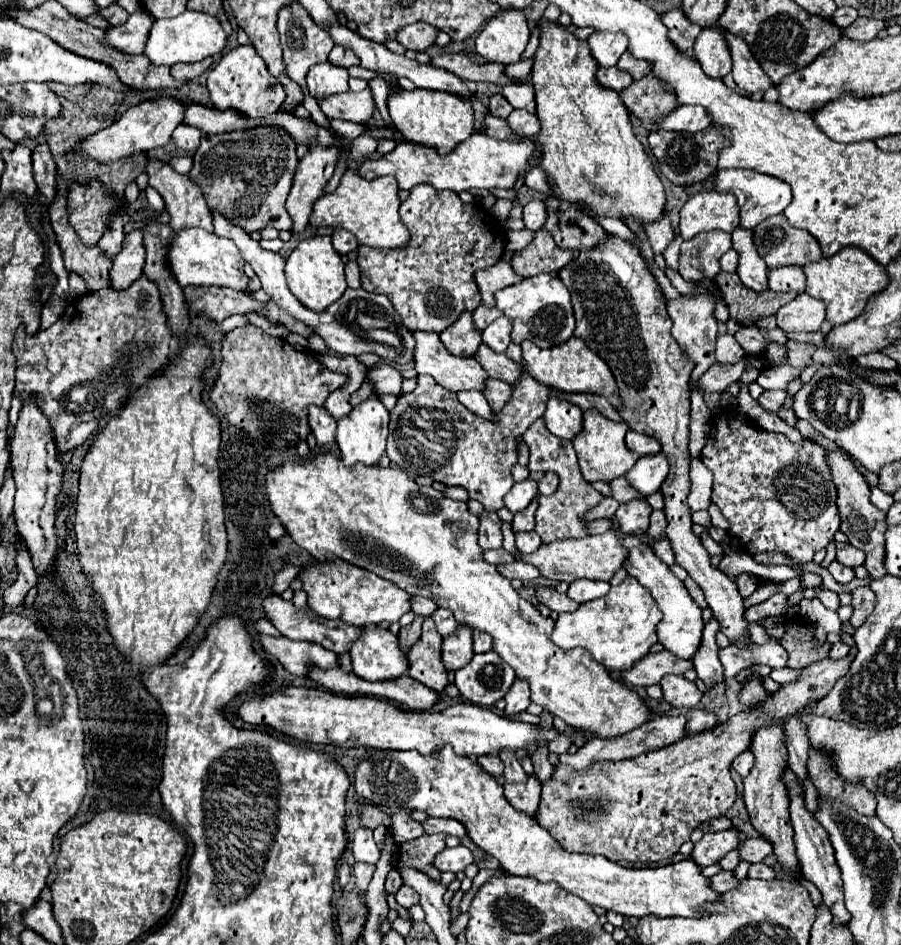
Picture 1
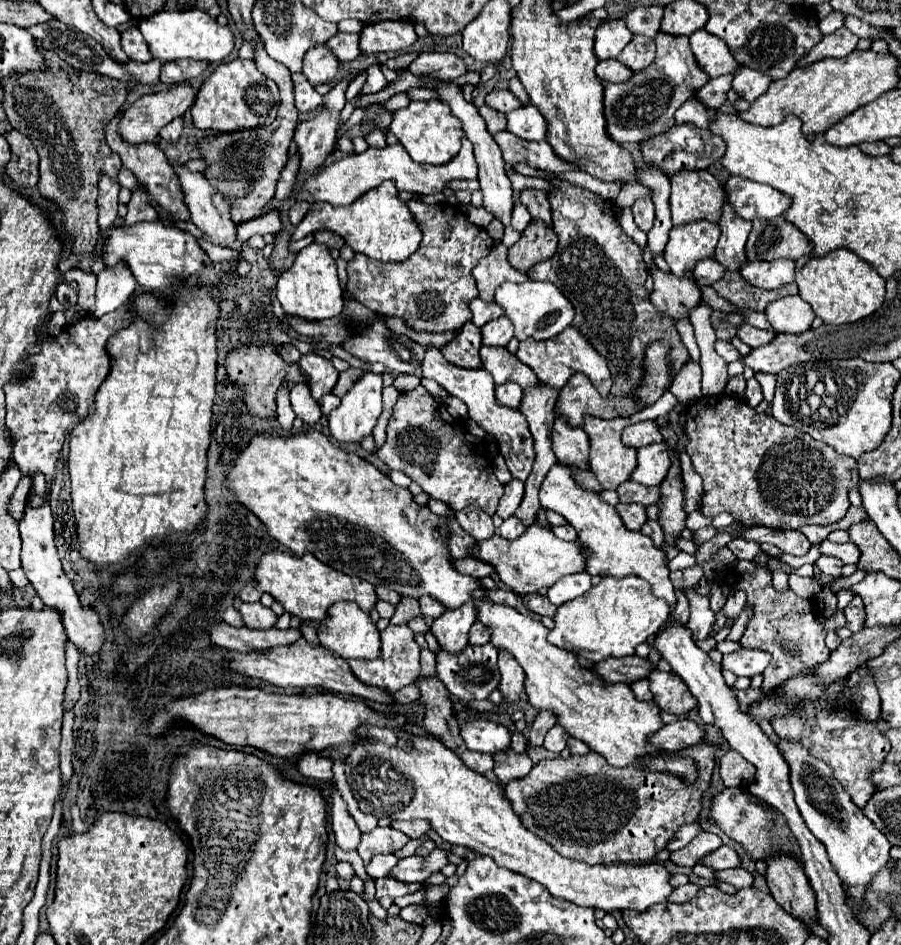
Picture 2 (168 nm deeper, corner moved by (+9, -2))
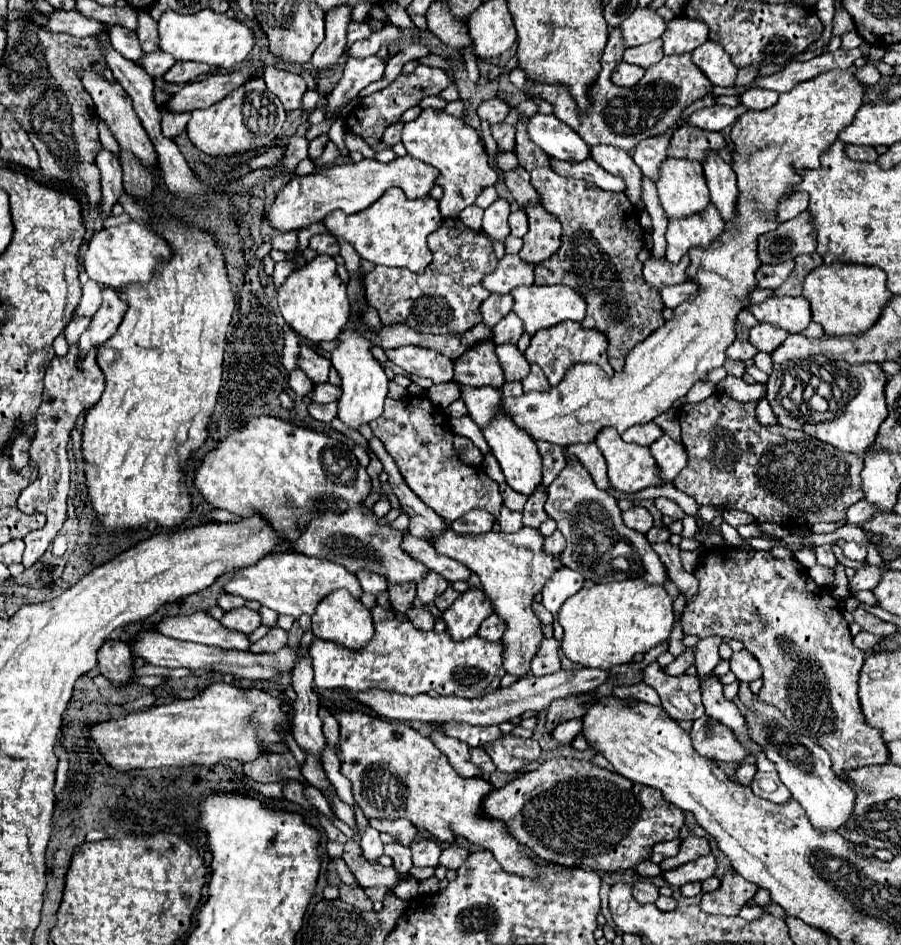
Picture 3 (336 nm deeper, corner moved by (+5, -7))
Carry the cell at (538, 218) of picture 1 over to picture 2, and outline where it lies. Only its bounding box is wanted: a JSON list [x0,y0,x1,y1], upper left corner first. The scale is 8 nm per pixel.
[512,203,530,231]

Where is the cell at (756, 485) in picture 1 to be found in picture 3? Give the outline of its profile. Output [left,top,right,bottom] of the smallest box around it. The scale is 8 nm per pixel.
[674,392,864,528]

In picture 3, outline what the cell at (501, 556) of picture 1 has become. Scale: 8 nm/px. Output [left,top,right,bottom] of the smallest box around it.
[368,438,450,540]

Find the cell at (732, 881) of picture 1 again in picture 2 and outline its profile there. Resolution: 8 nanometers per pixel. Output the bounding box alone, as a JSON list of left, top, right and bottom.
[670,883,698,903]

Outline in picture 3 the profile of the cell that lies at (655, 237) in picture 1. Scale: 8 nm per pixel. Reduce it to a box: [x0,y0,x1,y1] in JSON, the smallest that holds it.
[592,146,644,210]

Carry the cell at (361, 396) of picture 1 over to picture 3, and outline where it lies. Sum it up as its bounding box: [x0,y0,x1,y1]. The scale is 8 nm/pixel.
[308,402,336,424]

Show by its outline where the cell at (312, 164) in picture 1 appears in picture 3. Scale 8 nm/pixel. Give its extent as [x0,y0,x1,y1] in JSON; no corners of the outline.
[324,56,384,120]

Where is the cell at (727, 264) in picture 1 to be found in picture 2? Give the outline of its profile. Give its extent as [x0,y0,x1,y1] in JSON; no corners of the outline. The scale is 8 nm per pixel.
[694,259,724,287]

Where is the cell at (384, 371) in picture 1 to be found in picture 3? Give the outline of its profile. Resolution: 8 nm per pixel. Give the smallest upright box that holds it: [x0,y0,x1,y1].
[312,382,342,404]

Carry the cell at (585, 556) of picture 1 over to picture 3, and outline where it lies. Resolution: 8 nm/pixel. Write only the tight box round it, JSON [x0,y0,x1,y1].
[432,526,564,678]

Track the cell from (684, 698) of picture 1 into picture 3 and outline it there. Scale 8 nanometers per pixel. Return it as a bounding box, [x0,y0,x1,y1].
[644,662,704,720]

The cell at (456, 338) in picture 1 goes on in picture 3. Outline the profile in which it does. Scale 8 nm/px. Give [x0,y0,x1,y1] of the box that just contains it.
[454,340,504,386]

